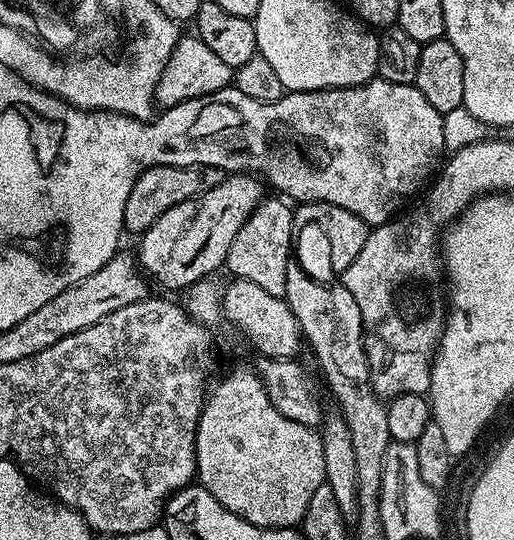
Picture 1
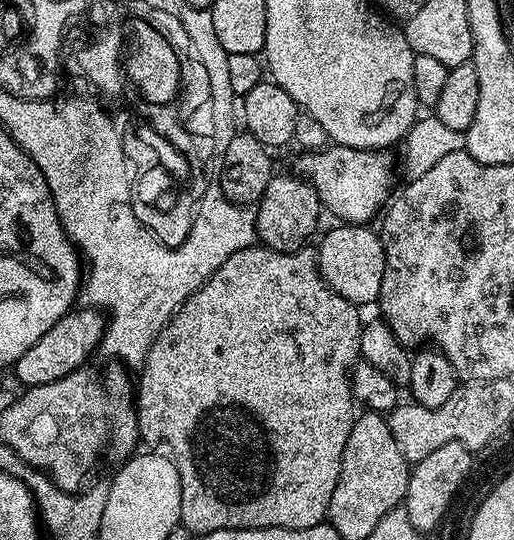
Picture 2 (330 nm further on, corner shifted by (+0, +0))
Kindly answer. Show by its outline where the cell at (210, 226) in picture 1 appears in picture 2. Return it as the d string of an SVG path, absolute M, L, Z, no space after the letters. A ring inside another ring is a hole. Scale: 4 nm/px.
M80 306L66 313L50 326L50 330L46 330L46 334L42 334L42 338L38 338L38 342L34 342L34 346L30 346L30 350L26 350L26 354L22 354L22 358L16 360L14 373L17 382L24 388L33 388L46 382L58 382L58 378L66 378L66 374L85 367L89 363L88 355L99 349L105 327L106 316L99 308Z

